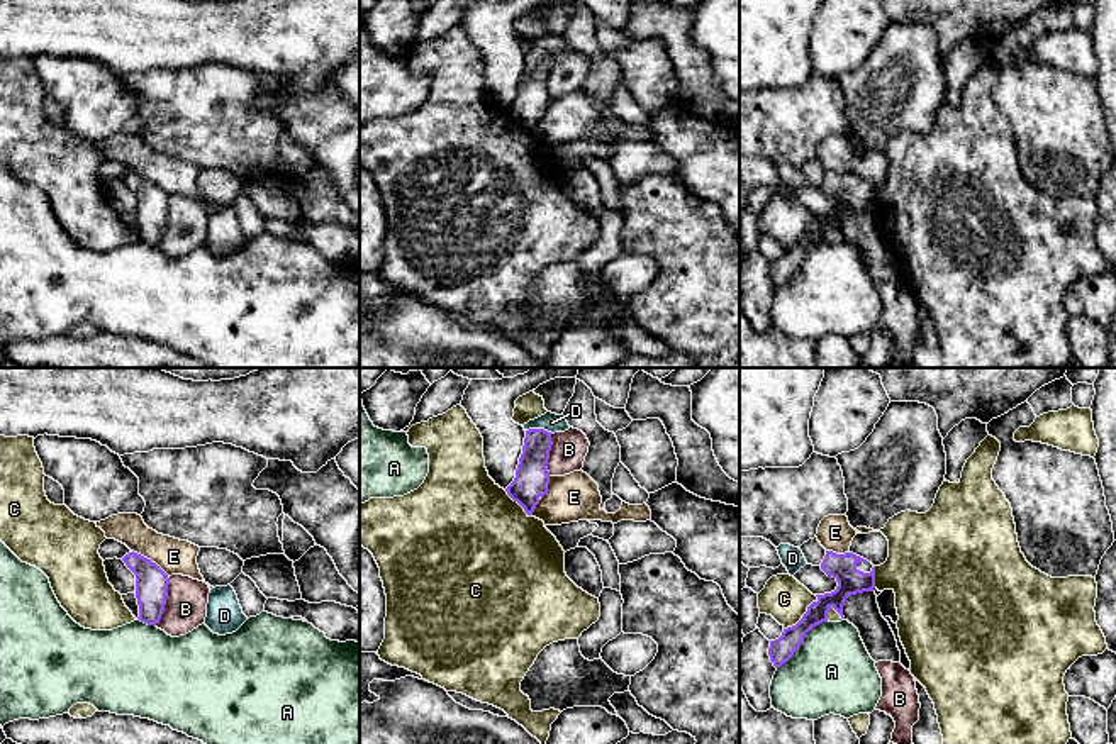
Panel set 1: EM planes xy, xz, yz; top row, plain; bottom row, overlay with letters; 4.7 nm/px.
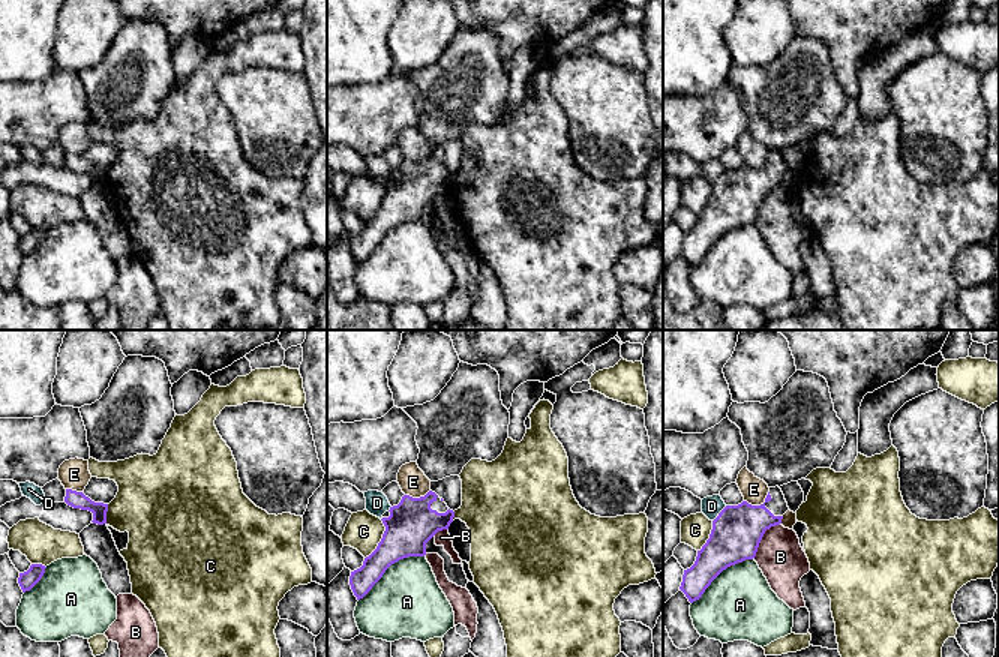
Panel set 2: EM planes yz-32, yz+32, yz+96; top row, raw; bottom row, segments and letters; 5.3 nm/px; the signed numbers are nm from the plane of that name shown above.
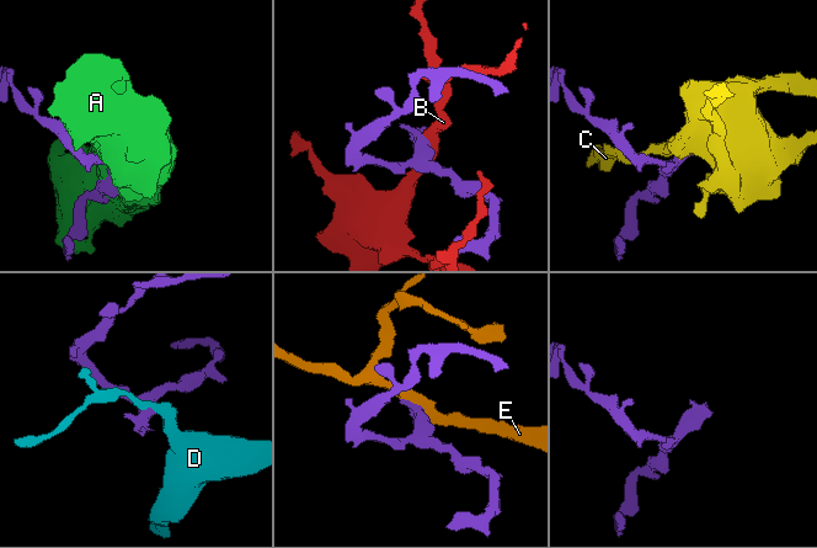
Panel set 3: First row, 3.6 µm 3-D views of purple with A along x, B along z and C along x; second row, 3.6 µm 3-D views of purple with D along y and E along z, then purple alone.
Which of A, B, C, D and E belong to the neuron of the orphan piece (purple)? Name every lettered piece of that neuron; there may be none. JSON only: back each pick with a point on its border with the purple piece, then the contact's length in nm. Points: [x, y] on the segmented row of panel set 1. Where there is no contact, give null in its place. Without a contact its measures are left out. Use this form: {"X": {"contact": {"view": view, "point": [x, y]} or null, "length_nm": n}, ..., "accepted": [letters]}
{"accepted": []}

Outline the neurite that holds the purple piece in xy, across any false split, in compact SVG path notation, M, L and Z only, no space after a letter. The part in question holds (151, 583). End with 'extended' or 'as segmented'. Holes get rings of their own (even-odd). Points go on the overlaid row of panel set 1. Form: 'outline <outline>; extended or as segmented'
outline M134 551L126 554L122 561L136 575L137 619L148 625L159 624L168 597L168 575L156 563Z; as segmented

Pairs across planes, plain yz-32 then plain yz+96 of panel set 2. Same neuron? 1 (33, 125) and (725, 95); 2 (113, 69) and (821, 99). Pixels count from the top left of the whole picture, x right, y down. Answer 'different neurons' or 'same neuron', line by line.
1: same neuron
2: same neuron

